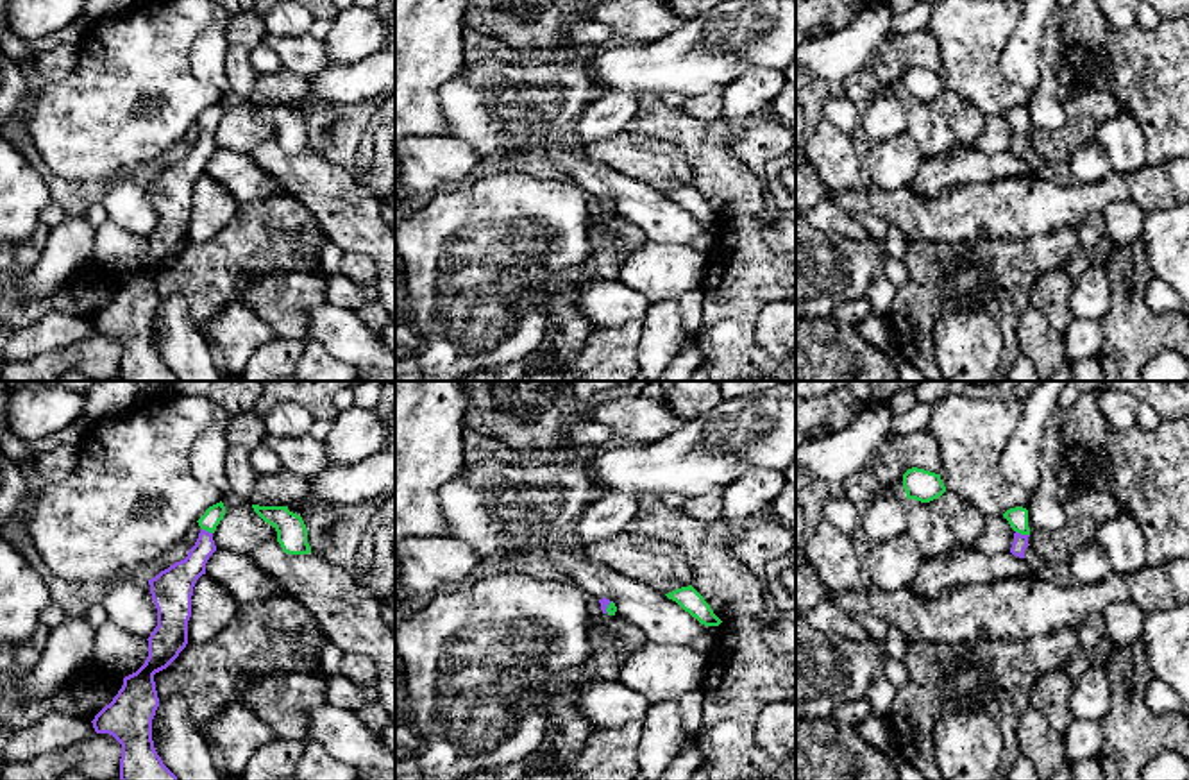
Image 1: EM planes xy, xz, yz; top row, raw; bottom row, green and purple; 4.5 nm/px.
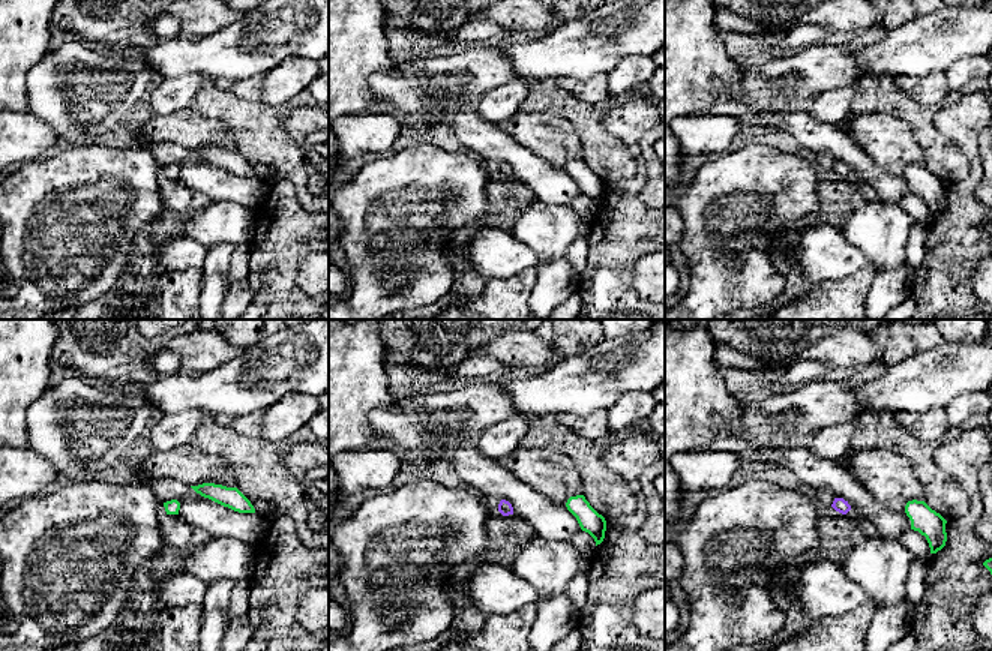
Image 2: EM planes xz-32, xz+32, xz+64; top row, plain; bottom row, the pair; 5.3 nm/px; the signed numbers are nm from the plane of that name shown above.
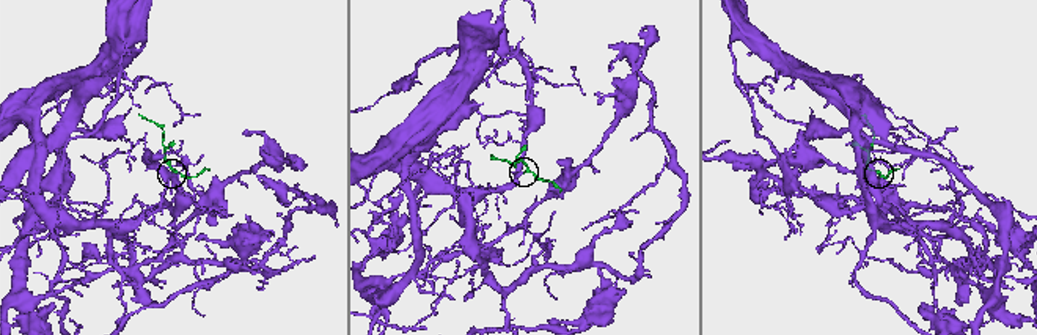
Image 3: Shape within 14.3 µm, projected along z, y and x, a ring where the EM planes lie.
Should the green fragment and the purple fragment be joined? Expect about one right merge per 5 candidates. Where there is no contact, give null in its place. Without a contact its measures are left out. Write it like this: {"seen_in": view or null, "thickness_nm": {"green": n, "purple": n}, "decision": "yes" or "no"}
{"seen_in": "yz", "thickness_nm": {"green": 100, "purple": 70}, "decision": "yes"}

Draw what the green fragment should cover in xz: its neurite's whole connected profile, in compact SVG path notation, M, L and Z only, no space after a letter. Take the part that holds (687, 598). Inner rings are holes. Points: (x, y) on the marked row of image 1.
M681 587L669 594L669 599L676 601L685 612L696 617L704 626L719 626L722 621L713 614L704 598L692 587Z

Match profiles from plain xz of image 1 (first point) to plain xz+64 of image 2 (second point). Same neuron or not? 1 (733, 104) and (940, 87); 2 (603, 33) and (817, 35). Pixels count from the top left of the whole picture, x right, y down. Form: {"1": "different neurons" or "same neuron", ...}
{"1": "different neurons", "2": "same neuron"}

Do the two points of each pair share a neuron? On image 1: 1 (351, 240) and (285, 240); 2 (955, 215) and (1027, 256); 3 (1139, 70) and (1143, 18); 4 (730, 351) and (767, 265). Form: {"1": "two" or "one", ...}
{"1": "two", "2": "two", "3": "two", "4": "one"}

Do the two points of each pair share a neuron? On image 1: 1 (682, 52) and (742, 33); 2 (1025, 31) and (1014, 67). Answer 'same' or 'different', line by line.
1: same
2: same

